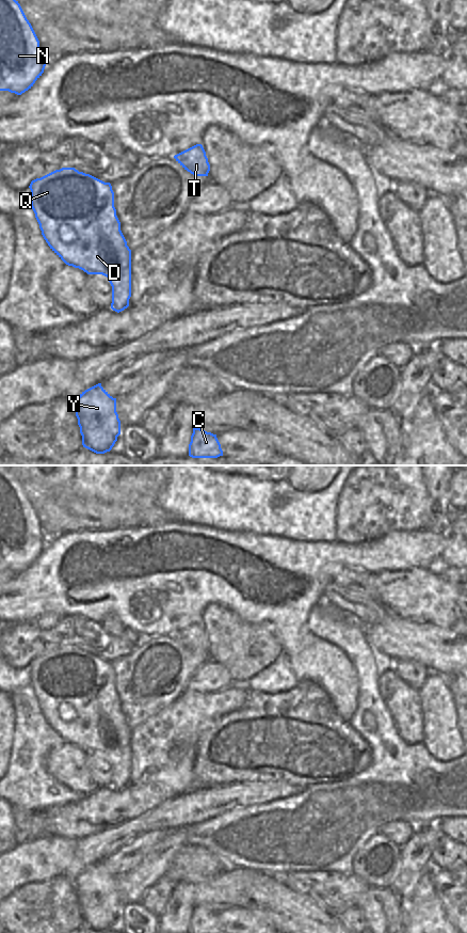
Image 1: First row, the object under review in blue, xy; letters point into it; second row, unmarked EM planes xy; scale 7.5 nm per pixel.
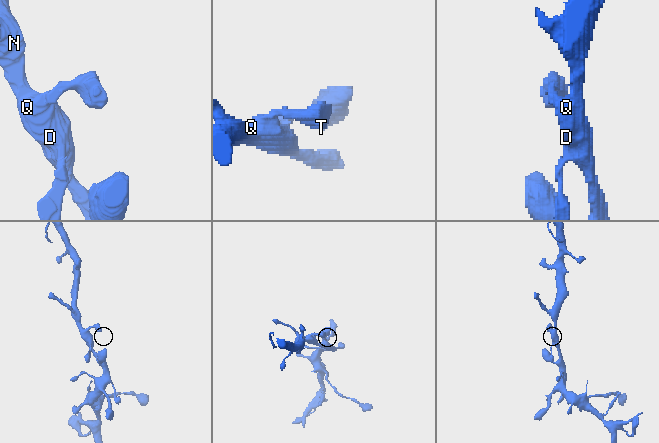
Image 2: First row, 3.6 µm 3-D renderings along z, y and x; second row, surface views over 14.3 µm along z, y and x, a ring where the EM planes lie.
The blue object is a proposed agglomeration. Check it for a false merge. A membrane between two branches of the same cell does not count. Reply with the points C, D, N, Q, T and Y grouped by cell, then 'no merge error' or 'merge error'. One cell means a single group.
groups C D N Q T Y; no merge error

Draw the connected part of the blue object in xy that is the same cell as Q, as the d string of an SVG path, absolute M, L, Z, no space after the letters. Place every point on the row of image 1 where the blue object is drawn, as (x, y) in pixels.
M62 168L32 180L29 188L31 207L50 249L68 266L79 268L87 274L107 276L112 286L111 309L117 313L127 309L131 297L131 250L120 231L111 184L79 172L75 168Z

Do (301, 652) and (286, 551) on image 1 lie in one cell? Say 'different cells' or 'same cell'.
same cell

